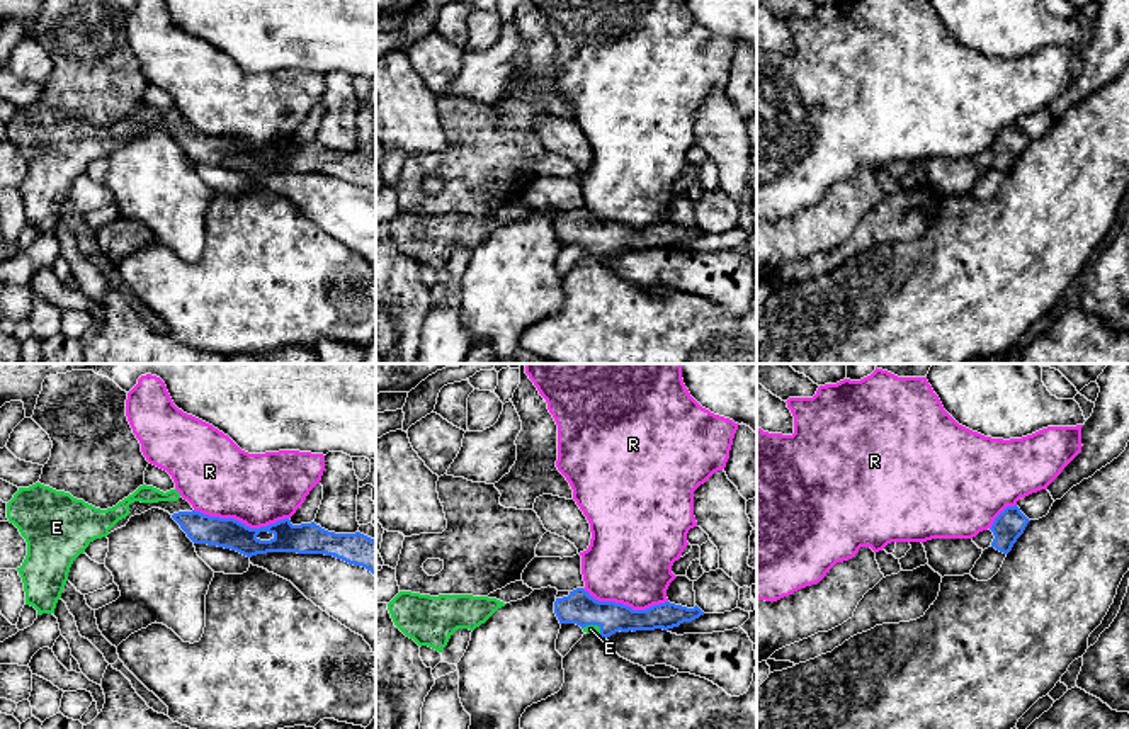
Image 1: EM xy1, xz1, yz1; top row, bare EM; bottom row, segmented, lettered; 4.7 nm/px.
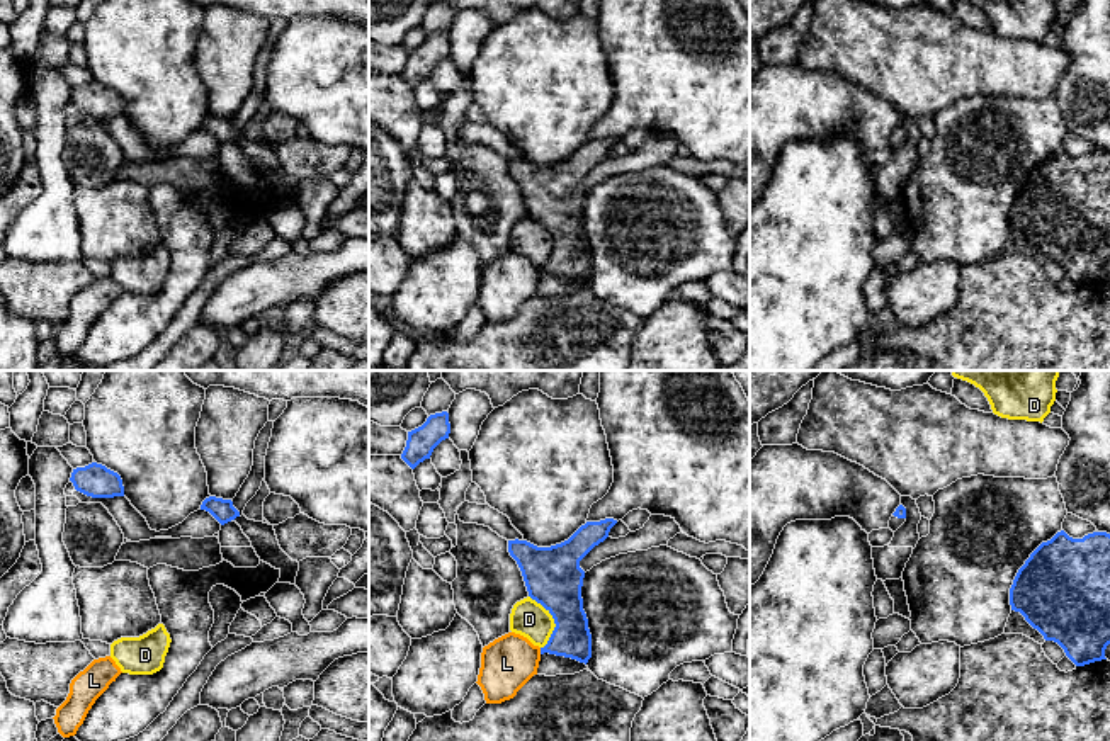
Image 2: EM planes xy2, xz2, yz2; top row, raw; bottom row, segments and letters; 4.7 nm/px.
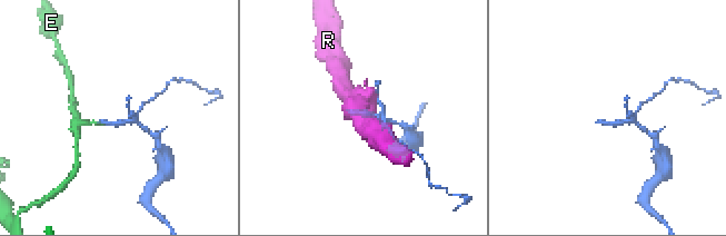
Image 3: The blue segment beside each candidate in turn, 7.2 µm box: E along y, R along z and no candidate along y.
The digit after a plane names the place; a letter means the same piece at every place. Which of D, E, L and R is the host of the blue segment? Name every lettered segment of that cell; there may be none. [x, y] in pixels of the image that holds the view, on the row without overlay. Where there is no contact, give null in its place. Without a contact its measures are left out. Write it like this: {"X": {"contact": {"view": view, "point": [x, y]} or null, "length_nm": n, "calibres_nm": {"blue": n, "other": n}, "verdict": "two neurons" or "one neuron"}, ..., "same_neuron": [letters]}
{"D": {"contact": {"view": "xz2", "point": [554, 240]}, "length_nm": 260, "calibres_nm": {"blue": 280, "other": 170}, "verdict": "two neurons"}, "E": {"contact": {"view": "xz1", "point": [594, 243]}, "length_nm": 100, "calibres_nm": {"blue": 160, "other": 50}, "verdict": "one neuron"}, "L": {"contact": {"view": "xz2", "point": [541, 271]}, "length_nm": 30, "calibres_nm": {"blue": 180, "other": 260}, "verdict": "two neurons"}, "R": {"contact": {"view": "xy1", "point": [240, 141]}, "length_nm": 460, "calibres_nm": {"blue": 140, "other": 360}, "verdict": "two neurons"}, "same_neuron": ["E"]}

